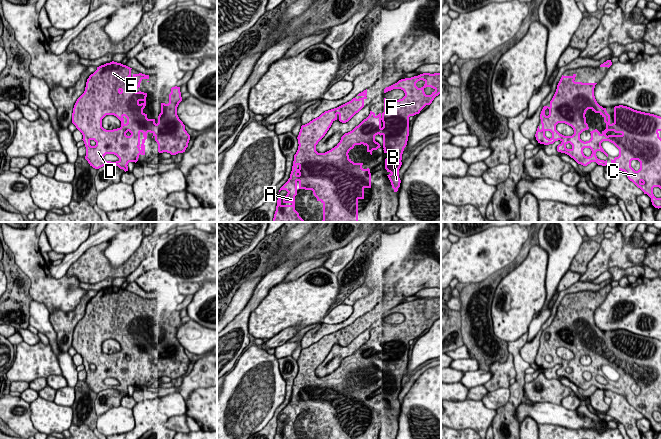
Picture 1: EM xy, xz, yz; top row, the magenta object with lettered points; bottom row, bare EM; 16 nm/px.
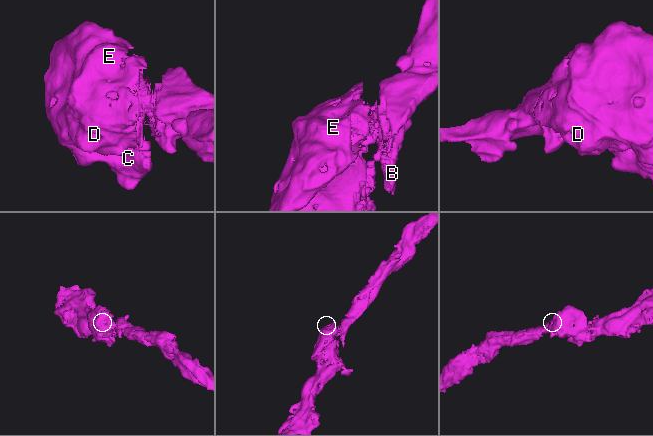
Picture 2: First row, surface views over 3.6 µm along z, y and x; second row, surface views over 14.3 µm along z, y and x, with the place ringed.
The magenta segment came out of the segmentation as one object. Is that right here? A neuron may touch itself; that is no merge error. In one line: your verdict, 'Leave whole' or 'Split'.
Leave whole

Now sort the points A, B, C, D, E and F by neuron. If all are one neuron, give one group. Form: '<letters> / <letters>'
A B C D E F

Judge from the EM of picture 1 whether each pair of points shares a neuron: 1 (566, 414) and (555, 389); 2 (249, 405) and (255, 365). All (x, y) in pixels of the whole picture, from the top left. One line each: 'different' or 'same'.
1: different
2: same

